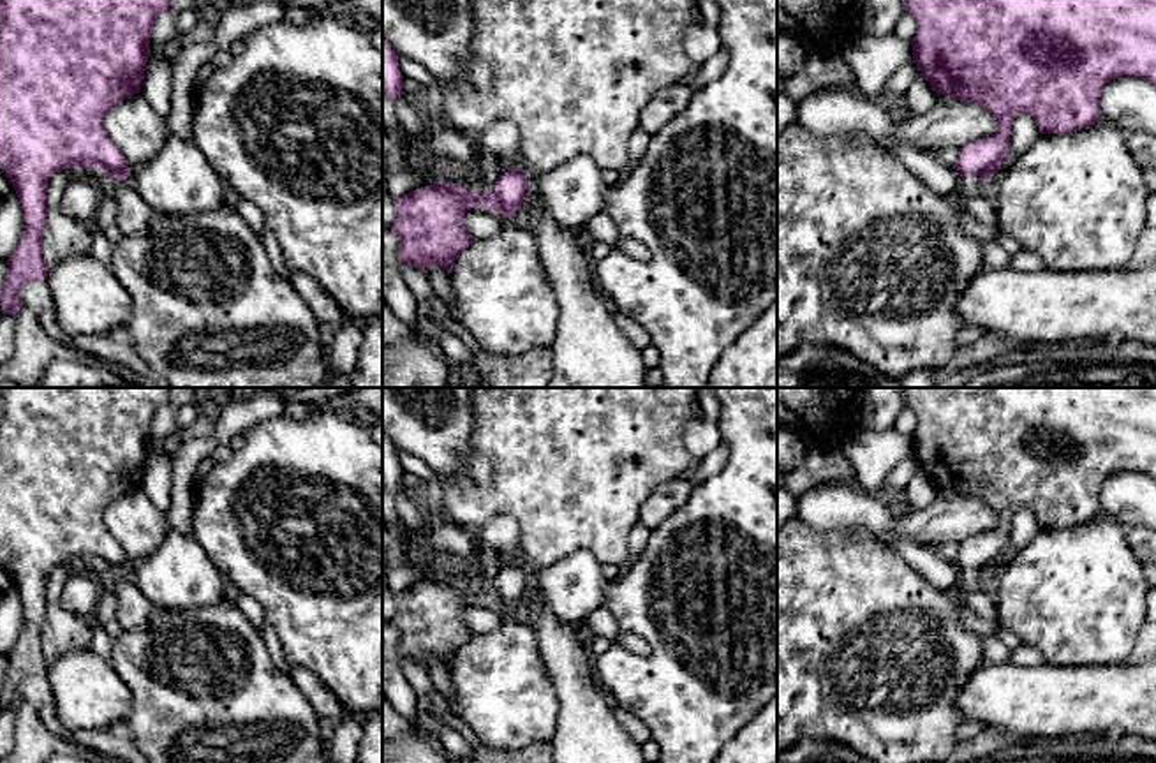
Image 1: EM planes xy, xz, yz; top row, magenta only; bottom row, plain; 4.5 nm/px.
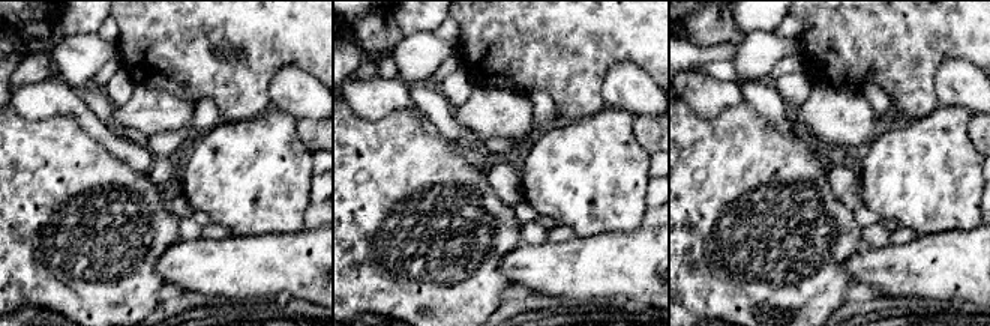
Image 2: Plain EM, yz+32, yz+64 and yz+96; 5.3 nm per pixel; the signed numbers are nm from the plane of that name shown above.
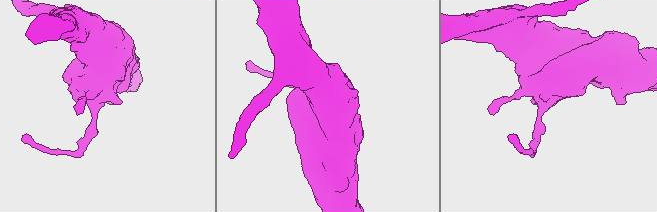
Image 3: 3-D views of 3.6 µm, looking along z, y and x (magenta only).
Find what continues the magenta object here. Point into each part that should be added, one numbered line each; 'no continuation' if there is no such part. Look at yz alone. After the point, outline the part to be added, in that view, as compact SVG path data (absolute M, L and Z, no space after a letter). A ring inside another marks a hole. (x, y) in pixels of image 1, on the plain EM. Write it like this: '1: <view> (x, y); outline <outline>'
1: yz (973, 580); outline M969 569L969 571L962 573L960 578L964 582L966 590L969 590L969 592L978 590L978 589L990 589L992 587L987 574L980 573L980 571L974 571L974 569Z

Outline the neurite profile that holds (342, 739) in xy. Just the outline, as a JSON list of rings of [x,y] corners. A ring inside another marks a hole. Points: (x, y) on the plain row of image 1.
[[[345,712],[345,715],[326,730],[328,763],[354,763],[363,737],[363,719]]]

